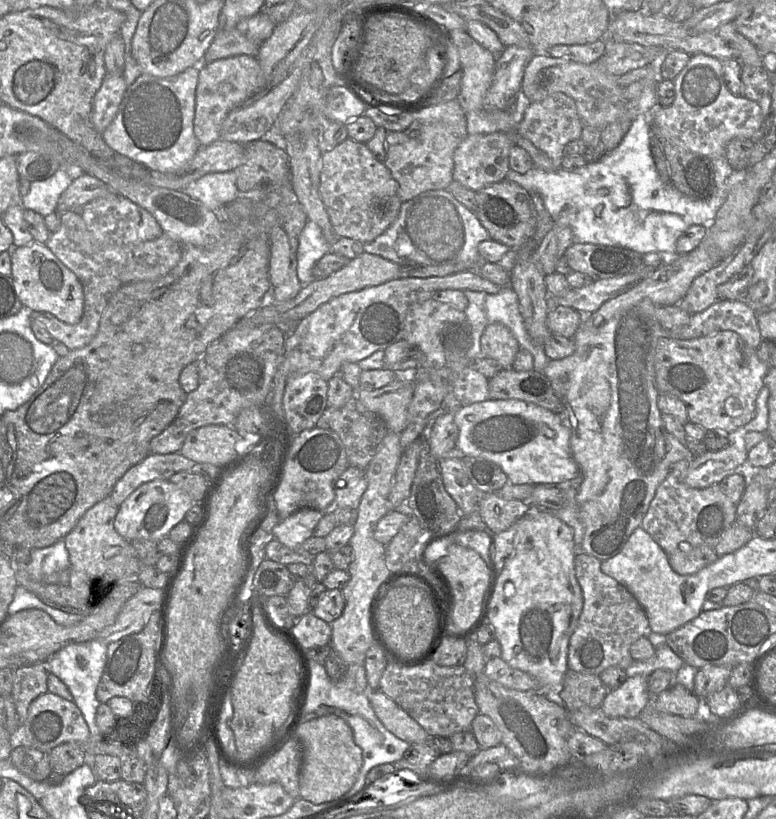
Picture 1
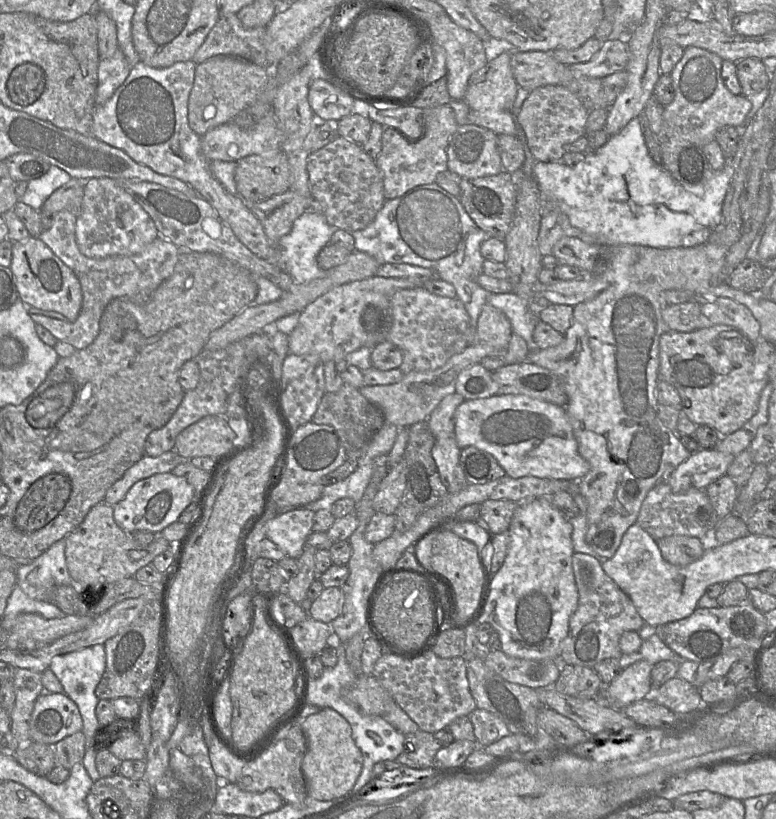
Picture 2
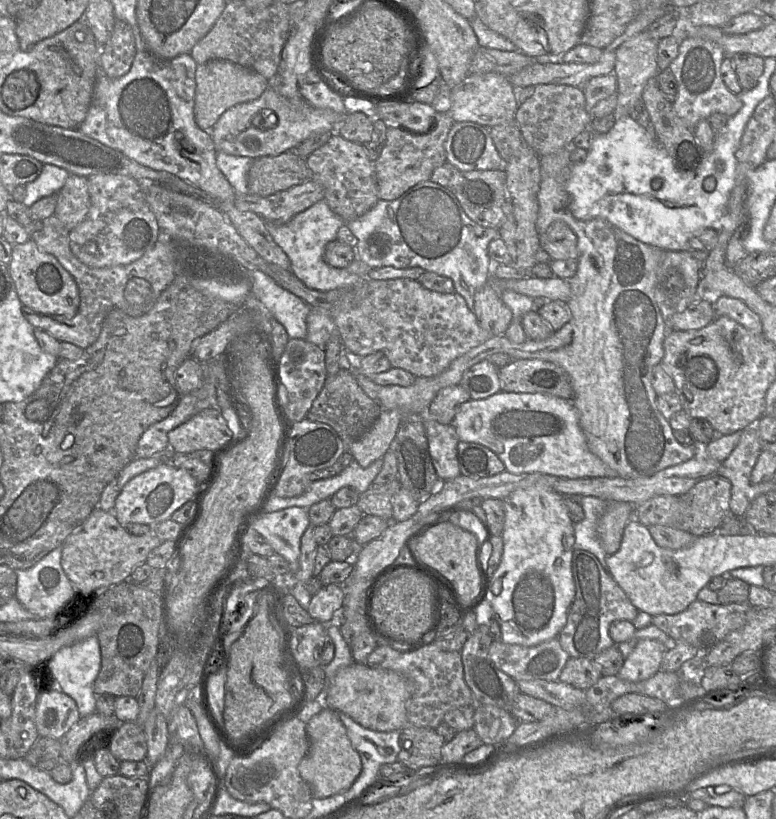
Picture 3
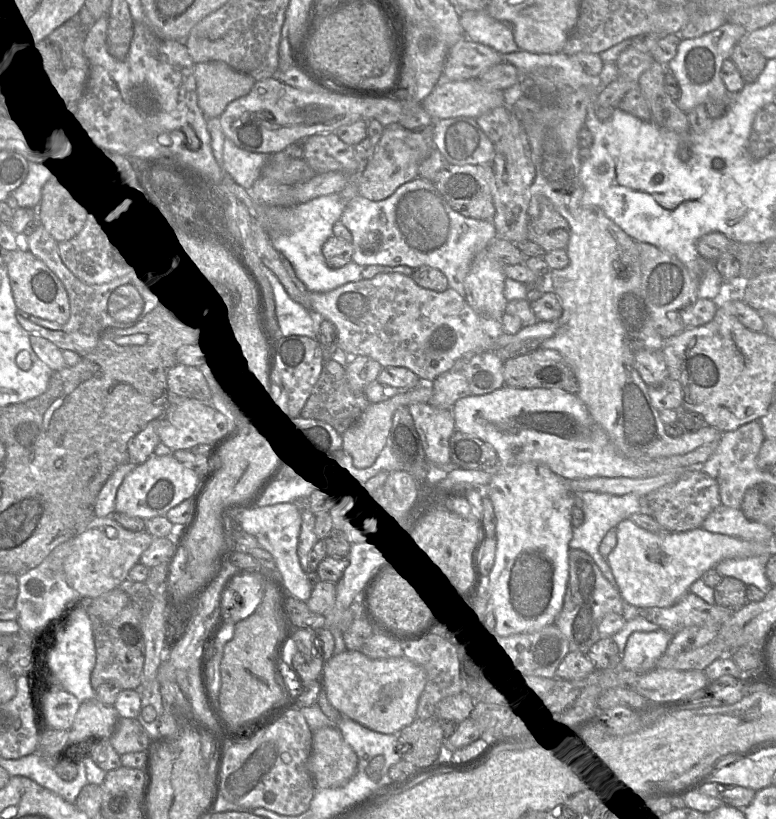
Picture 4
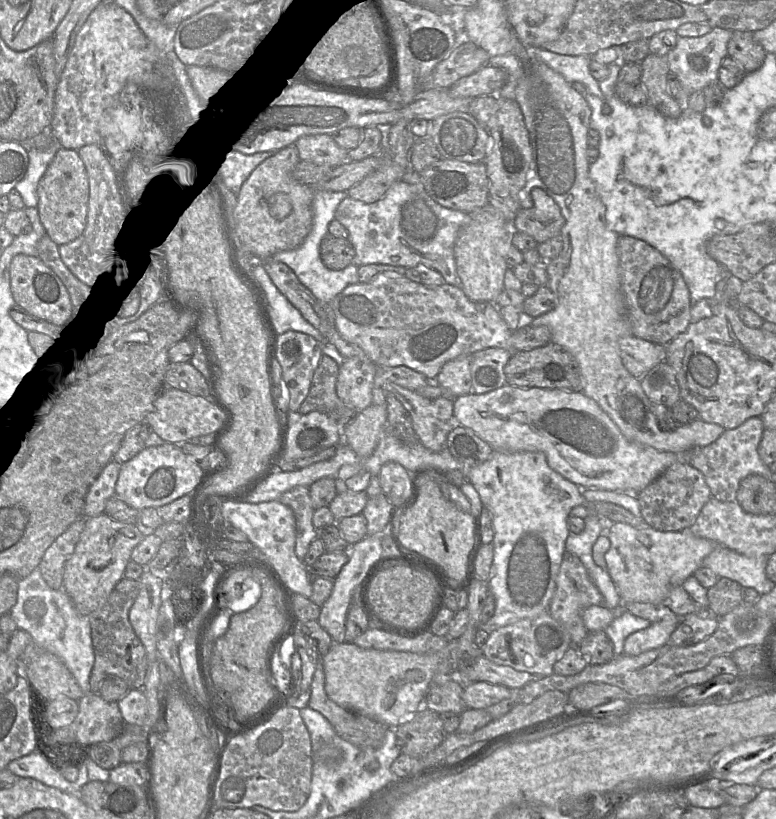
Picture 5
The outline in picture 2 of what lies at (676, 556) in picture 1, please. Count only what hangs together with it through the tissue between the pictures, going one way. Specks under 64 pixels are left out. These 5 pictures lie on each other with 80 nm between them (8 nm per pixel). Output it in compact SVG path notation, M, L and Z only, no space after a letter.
M672 535L656 540L663 558L676 566L698 560L705 551L705 542L697 537Z

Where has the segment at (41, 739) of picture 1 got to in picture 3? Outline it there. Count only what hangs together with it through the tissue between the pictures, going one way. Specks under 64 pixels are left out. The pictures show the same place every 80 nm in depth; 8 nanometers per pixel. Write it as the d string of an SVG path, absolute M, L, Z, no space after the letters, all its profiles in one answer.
M56 686L39 693L35 721L40 737L60 739L80 718L76 702Z

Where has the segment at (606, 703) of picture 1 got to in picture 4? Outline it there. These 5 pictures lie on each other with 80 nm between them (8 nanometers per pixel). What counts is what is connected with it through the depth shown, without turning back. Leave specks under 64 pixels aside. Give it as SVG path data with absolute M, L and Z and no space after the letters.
M662 628L652 632L632 633L622 656L623 666L638 674L651 671L665 653L670 640L671 634Z

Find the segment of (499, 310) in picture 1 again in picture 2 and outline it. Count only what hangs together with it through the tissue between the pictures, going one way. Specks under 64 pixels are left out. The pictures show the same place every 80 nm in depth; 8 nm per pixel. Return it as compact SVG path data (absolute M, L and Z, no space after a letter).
M514 292L491 293L486 303L500 309L507 316L512 331L525 340L530 351L539 349L533 340L533 331L538 319L525 300Z

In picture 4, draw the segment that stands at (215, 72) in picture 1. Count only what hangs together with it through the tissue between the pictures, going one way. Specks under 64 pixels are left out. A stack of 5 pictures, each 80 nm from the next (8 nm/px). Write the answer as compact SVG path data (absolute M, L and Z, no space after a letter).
M222 61L194 64L198 106L206 119L219 118L233 100L248 94L256 79Z

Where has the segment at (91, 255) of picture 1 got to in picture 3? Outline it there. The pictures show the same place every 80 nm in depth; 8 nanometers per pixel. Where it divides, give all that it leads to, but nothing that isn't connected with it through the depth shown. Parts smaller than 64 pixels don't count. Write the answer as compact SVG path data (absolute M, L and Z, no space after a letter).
M55 215L43 220L43 228L30 233L30 239L41 251L53 255L72 275L79 290L79 308L72 319L67 318L64 322L57 322L44 314L23 311L22 314L34 328L47 332L59 342L72 343L83 350L86 349L98 339L103 321L110 311L119 309L135 318L146 314L177 275L180 247L169 240L168 236L162 236L161 232L154 246L139 259L126 265L93 268L82 263L72 253L69 246L69 230Z

